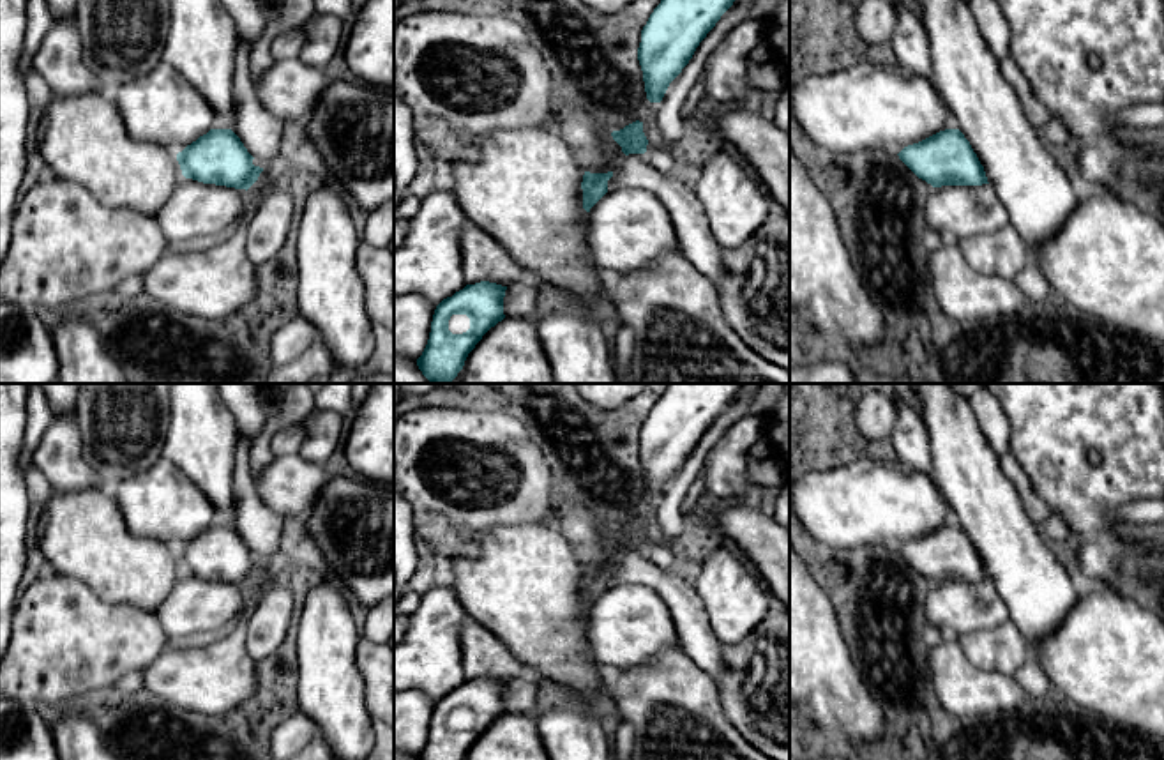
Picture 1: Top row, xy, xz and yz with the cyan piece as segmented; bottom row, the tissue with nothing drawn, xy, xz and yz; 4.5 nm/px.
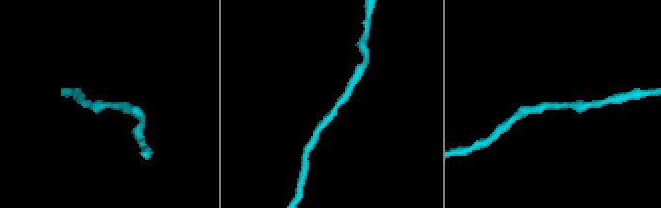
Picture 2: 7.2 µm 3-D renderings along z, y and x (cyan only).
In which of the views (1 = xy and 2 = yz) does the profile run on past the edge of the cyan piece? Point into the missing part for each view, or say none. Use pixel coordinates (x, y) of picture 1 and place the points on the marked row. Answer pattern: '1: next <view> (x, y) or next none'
1: next none
2: next none

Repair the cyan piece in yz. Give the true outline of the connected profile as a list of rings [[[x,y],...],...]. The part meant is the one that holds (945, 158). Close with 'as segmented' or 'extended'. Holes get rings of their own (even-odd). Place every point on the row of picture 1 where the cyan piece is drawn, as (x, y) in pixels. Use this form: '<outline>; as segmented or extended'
[[[959,129],[940,131],[904,147],[897,156],[933,187],[989,184],[984,166]]]; as segmented

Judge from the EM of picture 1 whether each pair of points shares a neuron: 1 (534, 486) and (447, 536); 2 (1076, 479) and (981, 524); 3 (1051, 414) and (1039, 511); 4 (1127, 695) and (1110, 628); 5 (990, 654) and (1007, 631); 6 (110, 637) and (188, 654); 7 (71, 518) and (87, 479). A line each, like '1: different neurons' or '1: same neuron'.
1: same neuron
2: different neurons
3: different neurons
4: same neuron
5: same neuron
6: different neurons
7: different neurons

